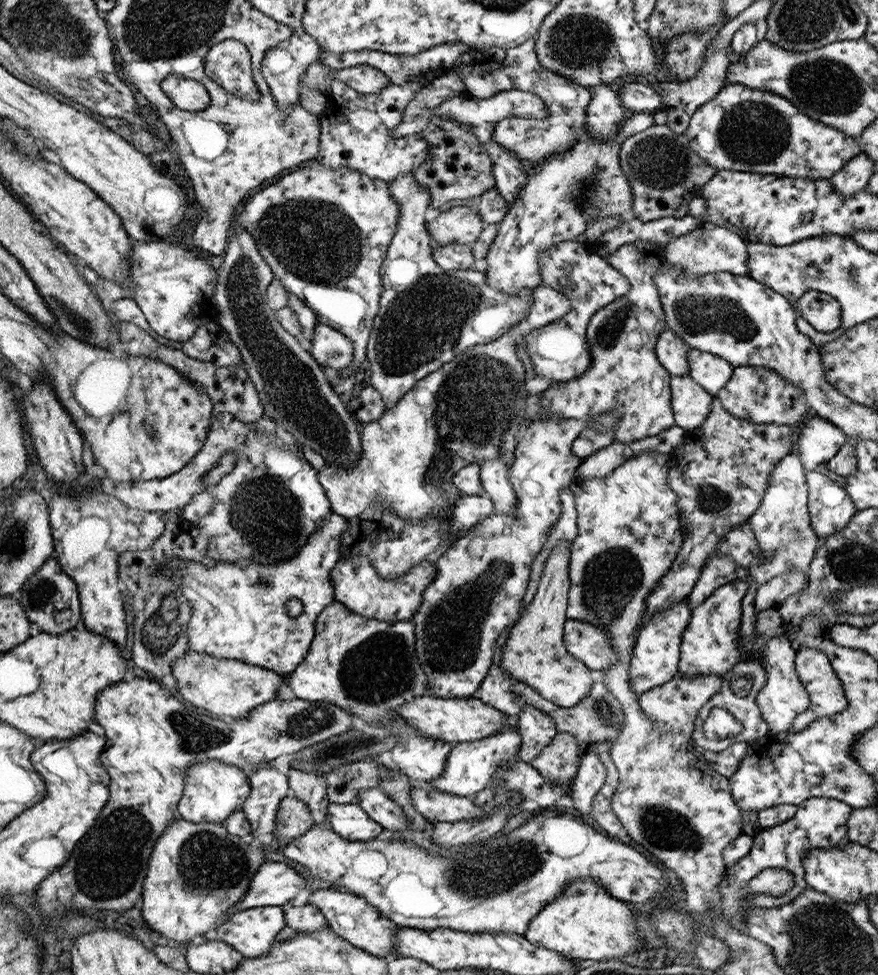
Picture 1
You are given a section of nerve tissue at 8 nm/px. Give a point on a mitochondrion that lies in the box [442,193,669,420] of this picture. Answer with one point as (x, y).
(606, 334)

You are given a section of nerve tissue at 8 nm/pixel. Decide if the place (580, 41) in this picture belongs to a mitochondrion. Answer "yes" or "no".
yes

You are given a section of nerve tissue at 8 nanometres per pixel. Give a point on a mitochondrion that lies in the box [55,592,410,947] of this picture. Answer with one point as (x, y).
(108, 867)

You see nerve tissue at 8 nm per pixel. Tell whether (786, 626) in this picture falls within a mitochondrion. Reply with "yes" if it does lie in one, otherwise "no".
no

